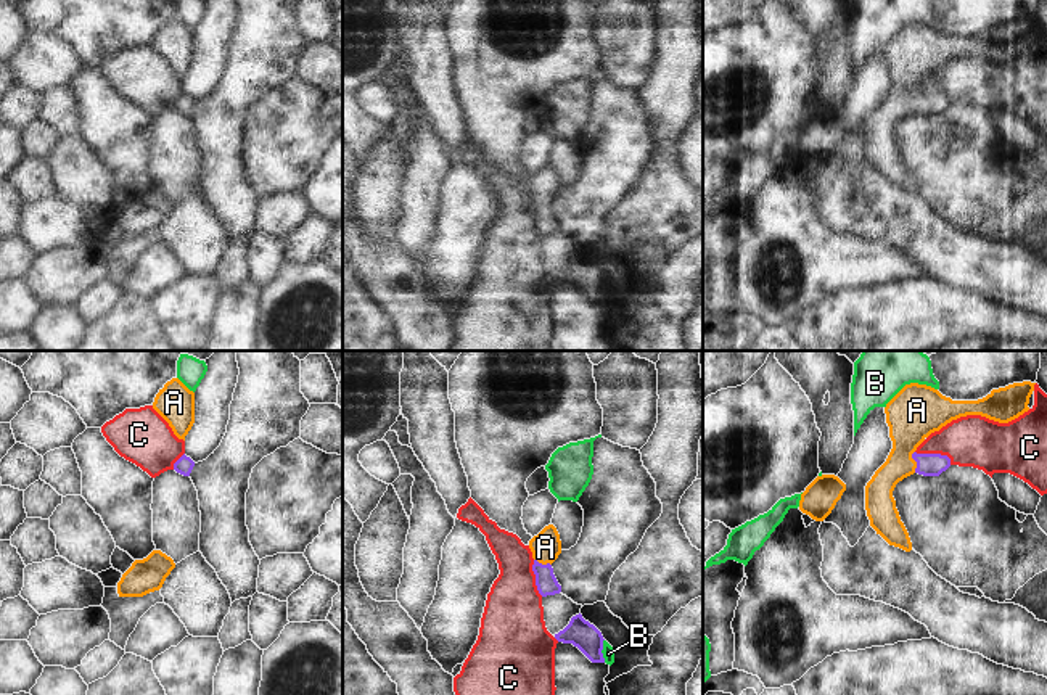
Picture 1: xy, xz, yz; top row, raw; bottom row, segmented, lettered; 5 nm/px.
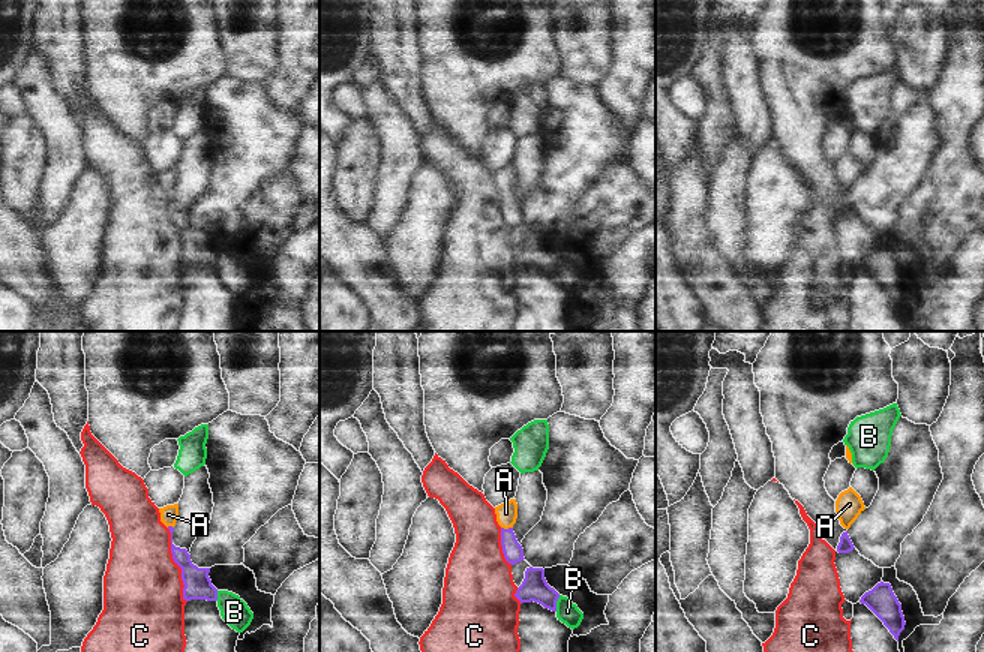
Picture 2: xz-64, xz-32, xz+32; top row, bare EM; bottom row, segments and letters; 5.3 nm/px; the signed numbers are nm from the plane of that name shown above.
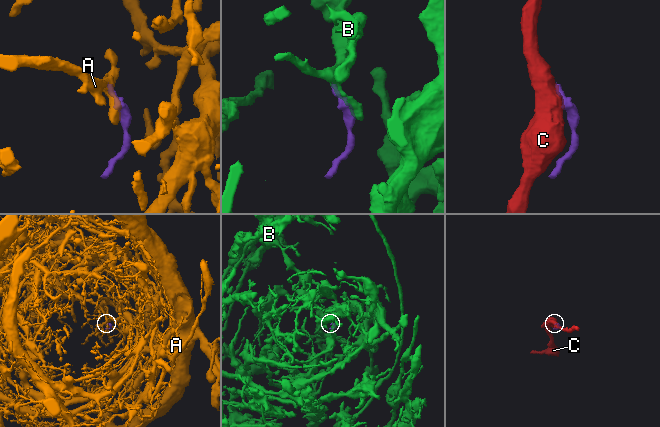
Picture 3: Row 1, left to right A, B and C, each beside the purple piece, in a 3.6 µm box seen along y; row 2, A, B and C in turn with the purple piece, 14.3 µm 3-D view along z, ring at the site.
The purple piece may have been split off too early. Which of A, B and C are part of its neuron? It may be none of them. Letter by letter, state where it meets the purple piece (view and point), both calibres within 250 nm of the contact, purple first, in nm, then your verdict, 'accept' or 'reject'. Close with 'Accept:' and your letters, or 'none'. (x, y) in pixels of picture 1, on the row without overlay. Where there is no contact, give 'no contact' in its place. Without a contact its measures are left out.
A: yz (915, 100) | 110/260 nm | accept
B: xz (602, 288) | 140/60 nm | reject
C: yz (935, 94) | 110/260 nm | reject
Accept: A

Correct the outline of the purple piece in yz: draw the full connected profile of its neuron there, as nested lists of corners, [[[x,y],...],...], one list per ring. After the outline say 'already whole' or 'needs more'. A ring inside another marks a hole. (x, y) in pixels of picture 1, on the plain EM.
[[[1013,23],[992,29],[978,40],[952,40],[931,26],[905,24],[885,47],[893,88],[865,125],[865,150],[877,174],[889,185],[910,191],[912,182],[896,148],[893,130],[899,121],[914,113],[939,116],[951,106],[947,95],[917,93],[917,87],[931,72],[960,56],[981,55],[999,63],[1018,58],[1029,50],[1034,24]]]; needs more

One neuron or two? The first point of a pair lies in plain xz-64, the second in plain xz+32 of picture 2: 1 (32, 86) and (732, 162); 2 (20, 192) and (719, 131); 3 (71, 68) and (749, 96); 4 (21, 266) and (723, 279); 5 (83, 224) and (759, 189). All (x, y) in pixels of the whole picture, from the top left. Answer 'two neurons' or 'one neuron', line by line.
1: one neuron
2: two neurons
3: one neuron
4: one neuron
5: one neuron

